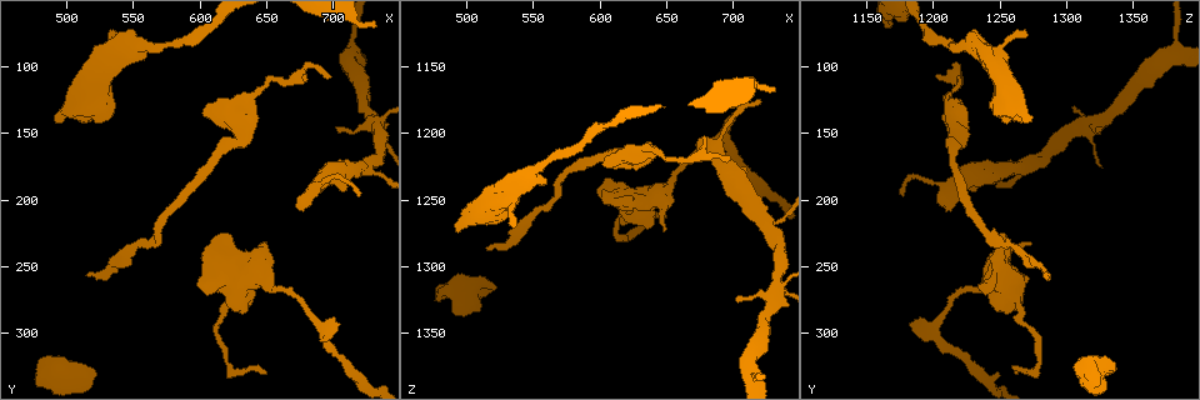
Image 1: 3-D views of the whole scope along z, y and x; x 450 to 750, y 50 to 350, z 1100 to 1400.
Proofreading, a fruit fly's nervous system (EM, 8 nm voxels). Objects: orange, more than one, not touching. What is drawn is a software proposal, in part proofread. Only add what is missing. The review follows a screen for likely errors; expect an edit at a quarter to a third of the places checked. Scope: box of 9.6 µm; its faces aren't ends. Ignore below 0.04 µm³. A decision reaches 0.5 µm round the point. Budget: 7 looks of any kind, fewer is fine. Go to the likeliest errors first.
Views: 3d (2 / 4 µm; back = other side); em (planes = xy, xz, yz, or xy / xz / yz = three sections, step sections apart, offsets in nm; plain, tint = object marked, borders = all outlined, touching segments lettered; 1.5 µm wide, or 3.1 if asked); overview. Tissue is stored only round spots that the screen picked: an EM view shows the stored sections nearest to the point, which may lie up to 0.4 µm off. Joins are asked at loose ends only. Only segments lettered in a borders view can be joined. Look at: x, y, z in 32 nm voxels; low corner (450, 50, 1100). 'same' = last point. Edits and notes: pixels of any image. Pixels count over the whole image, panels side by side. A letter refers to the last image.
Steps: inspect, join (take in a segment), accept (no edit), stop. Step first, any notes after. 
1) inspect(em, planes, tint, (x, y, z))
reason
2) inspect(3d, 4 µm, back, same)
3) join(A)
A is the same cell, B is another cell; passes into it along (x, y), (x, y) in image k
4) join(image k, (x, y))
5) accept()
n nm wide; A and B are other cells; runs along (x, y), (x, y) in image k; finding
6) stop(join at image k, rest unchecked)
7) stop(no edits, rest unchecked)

inspect(3d, 2 µm, (652, 330, 1260))
an open end

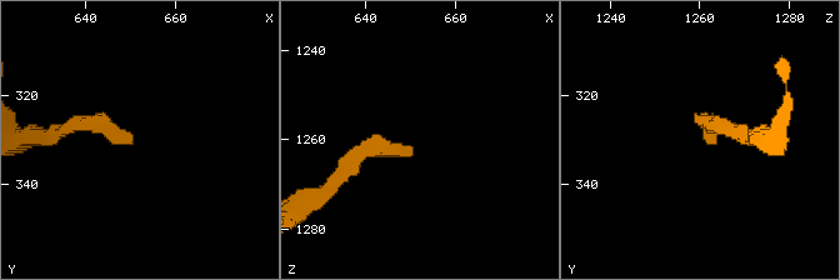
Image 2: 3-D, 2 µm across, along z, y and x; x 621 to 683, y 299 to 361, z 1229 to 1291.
inspect(em, planes, borders, (650, 330, 1261))

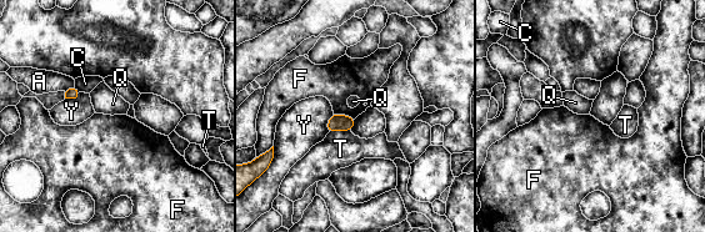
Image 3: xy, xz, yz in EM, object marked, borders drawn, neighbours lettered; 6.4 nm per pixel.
accept()
A, C, F, Q, T and Y are other cells; none of them fits

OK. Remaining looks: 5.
inspect(em, xz, step 4, borders, (676, 210, 1210))
thick end

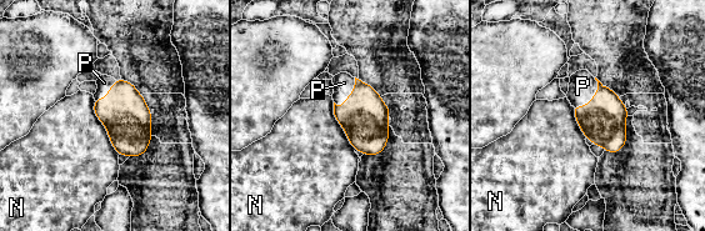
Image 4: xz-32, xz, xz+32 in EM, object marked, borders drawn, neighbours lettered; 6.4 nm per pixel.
join(image 4, (583, 86))
N touches over 400 nm; P is the same cell, N is another cell; the cell continues

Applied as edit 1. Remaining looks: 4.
inspect(overview)
see it whole again

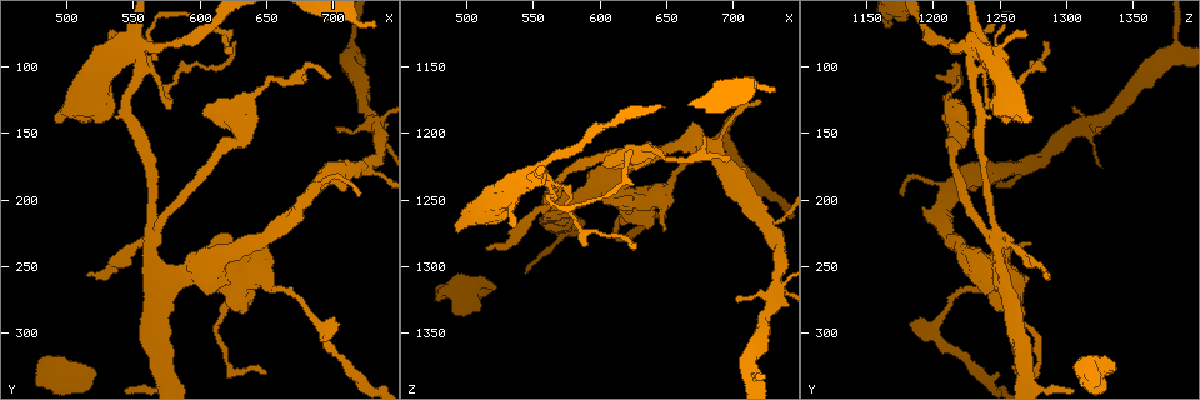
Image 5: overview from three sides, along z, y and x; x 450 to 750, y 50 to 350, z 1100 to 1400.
inspect(em, planes, borders, (700, 106, 1218))
branch stops here

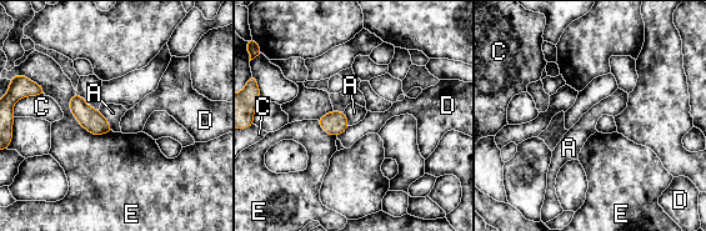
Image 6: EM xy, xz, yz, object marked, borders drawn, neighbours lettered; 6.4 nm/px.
accept()
130 nm wide; A, C, D and E are other cells; border along (99, 109), (99, 113), (113, 130) in image 6; none of them fits

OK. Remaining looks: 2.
stop(join at image 4, rest unchecked)

